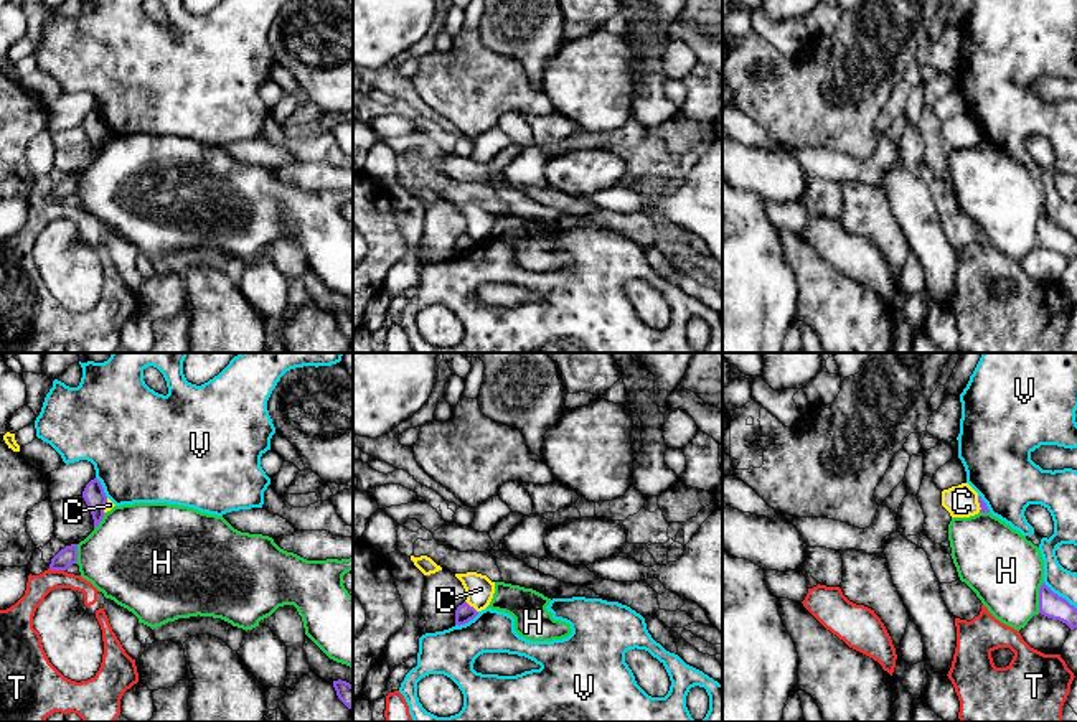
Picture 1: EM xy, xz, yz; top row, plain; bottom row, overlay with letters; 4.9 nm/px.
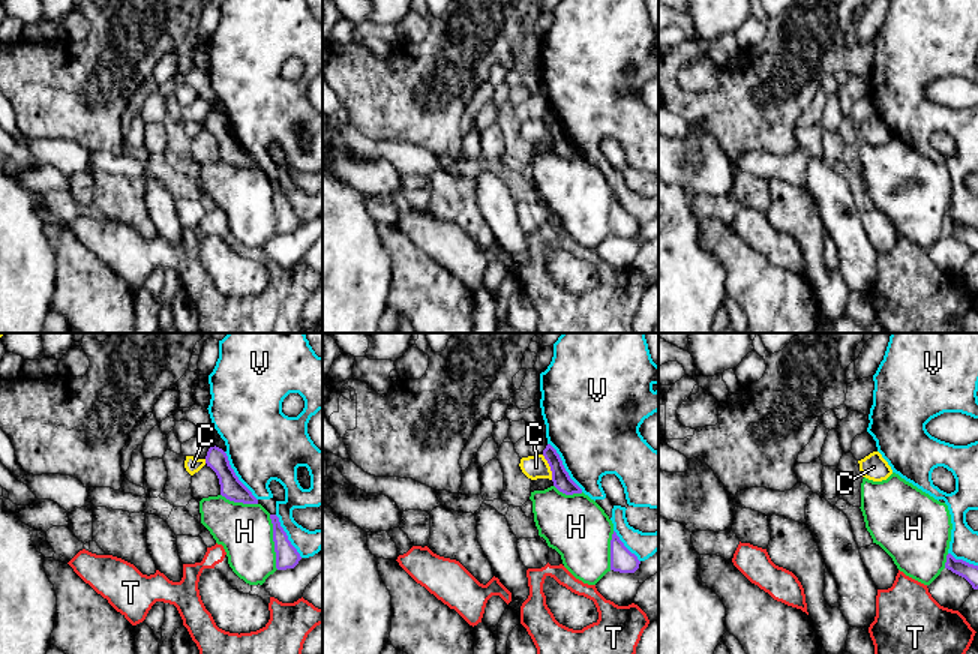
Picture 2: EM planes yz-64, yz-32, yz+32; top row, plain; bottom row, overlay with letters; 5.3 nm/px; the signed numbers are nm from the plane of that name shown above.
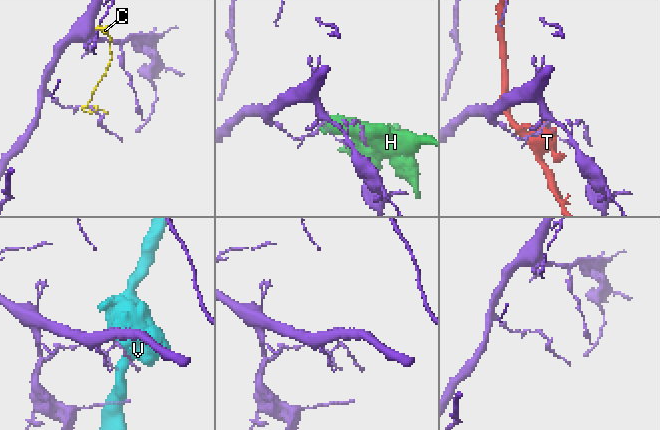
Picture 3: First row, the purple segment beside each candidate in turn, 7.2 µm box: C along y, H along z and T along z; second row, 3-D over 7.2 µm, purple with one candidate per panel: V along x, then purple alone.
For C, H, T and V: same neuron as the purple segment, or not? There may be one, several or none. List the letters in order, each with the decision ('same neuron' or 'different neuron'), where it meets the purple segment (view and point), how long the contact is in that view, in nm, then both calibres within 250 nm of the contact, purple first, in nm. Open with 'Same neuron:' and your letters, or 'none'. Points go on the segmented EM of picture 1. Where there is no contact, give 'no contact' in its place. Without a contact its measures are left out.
Same neuron: none
C: different neuron; contact xz (472, 607); length 90 nm; calibres 90 and 140 nm
H: different neuron; contact yz (1039, 597); length 160 nm; calibres 120 and 360 nm
T: different neuron; contact xy (56, 569); length 70 nm; calibres 90 and 110 nm
V: different neuron; contact yz (1058, 595); length 220 nm; calibres 120 and 130 nm

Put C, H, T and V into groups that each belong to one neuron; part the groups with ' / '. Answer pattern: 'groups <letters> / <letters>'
groups C / H / T / V

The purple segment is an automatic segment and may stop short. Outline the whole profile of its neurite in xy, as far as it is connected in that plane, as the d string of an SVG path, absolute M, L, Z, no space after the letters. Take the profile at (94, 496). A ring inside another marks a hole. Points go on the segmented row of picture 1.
M97 478L91 480L86 485L86 488L82 491L82 498L92 514L94 527L97 527L106 514L104 506L107 503L107 496L106 496L104 488Z

